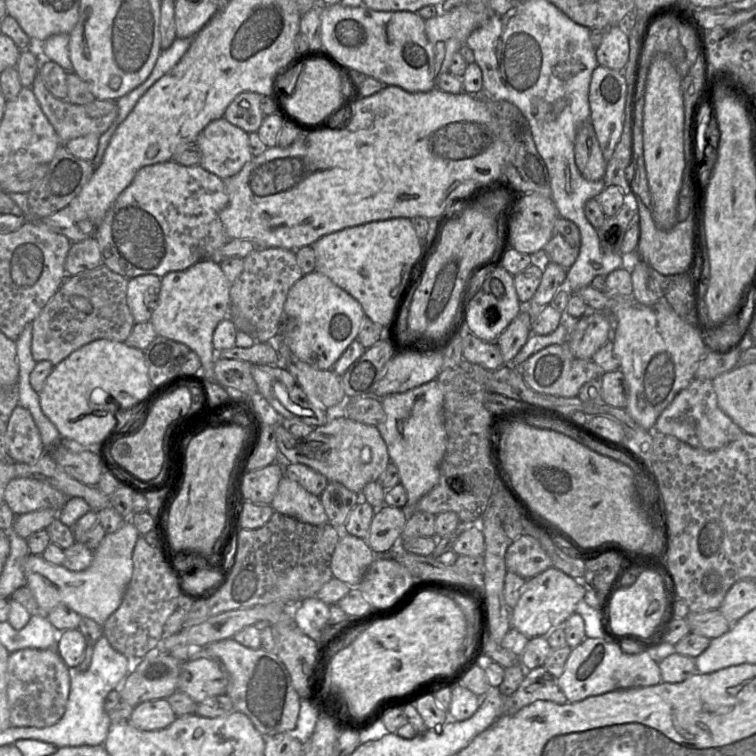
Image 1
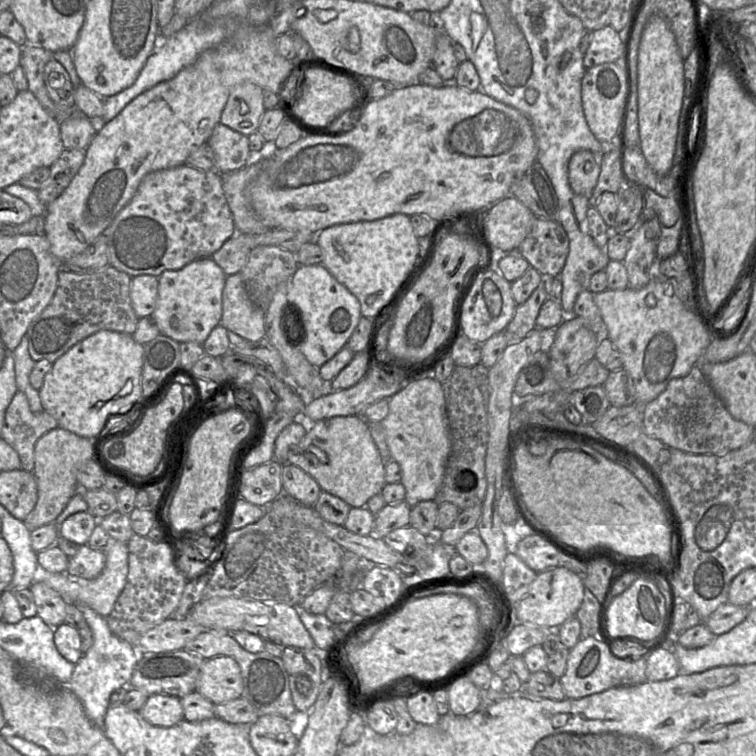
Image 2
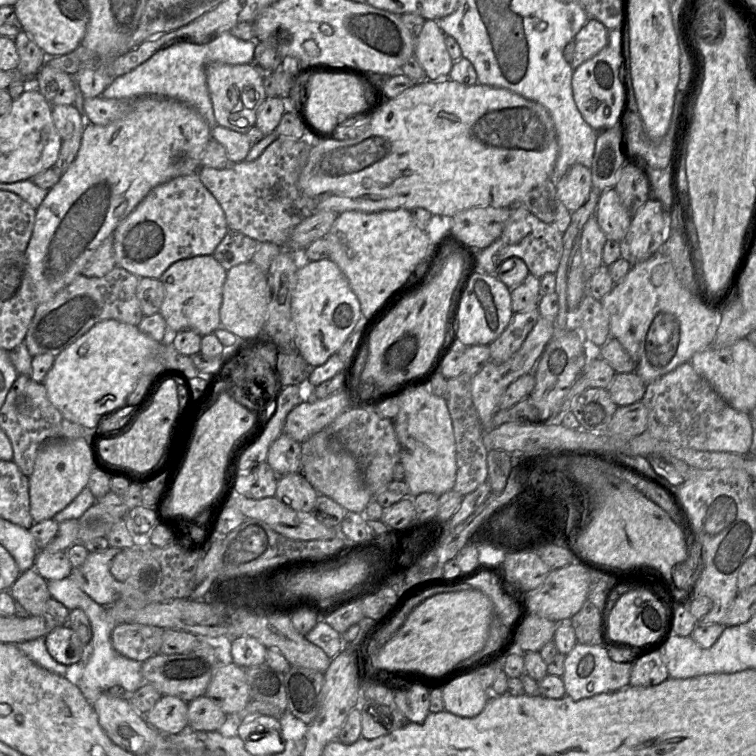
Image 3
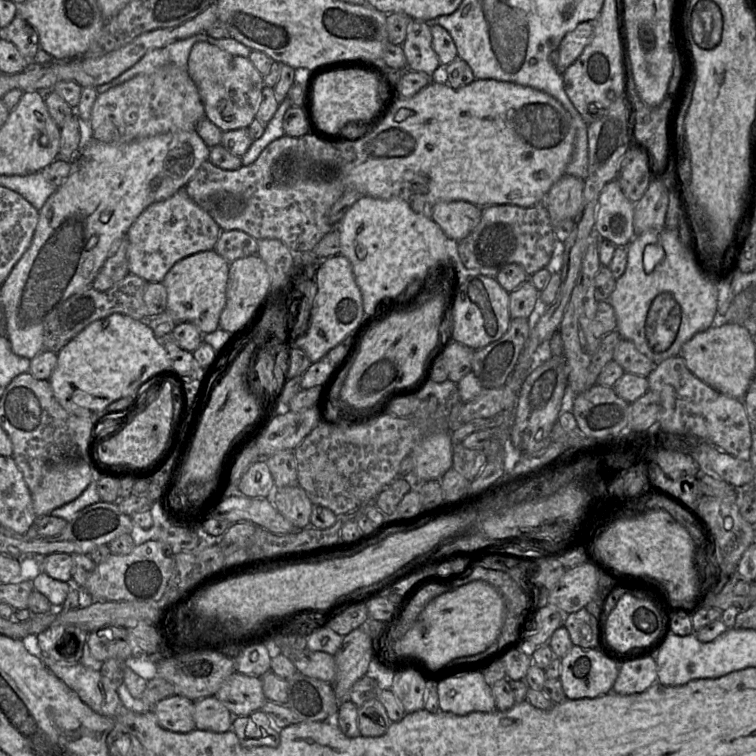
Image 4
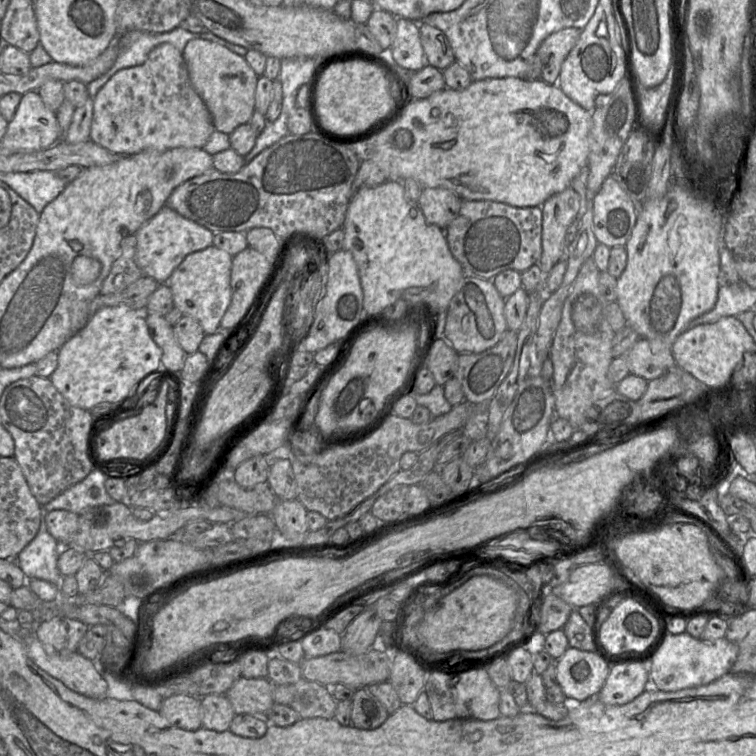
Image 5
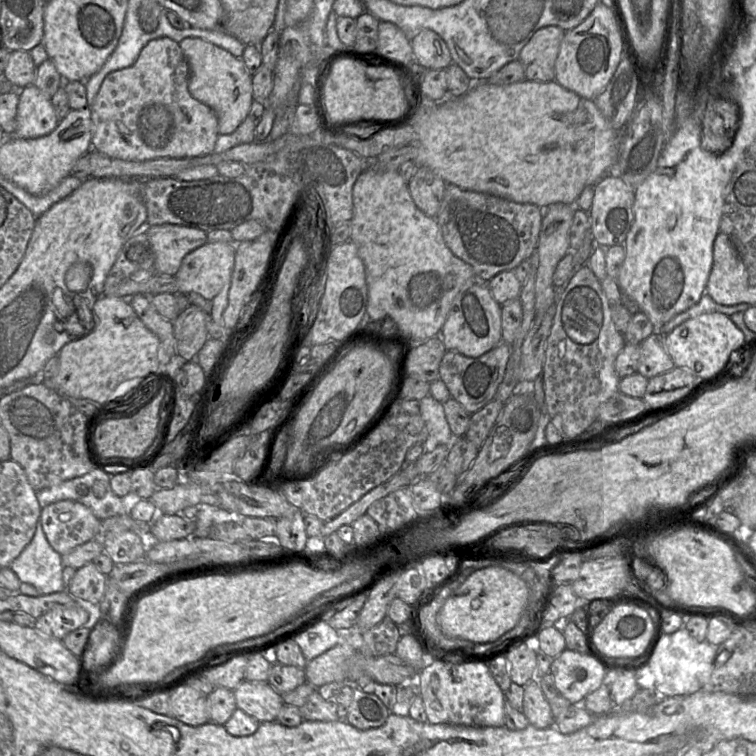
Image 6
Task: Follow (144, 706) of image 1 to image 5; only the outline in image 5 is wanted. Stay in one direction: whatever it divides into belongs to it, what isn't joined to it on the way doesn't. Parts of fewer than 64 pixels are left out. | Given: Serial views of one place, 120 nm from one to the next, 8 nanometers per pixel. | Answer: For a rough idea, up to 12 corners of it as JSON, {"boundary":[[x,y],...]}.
{"boundary":[[166,696],[159,712],[171,726],[202,727],[200,696]]}

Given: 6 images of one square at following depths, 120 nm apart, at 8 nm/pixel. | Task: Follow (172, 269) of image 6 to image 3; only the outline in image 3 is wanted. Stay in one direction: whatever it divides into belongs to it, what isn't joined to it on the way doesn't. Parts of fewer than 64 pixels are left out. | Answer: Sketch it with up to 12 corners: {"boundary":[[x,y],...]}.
{"boundary":[[198,172],[152,189],[113,232],[116,266],[160,279],[229,231]]}

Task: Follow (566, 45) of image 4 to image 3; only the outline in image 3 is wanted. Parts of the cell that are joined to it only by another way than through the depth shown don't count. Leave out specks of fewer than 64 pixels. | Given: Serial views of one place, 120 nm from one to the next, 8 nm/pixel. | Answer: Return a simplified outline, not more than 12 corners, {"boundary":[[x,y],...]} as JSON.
{"boundary":[[589,19],[574,37],[576,69],[609,43],[609,30]]}

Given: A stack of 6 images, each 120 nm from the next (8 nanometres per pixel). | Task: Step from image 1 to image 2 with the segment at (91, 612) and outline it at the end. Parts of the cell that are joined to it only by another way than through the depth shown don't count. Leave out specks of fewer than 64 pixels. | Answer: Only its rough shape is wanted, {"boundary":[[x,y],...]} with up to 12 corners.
{"boundary":[[111,540],[94,579],[40,572],[66,601],[108,617],[128,575],[128,547]]}

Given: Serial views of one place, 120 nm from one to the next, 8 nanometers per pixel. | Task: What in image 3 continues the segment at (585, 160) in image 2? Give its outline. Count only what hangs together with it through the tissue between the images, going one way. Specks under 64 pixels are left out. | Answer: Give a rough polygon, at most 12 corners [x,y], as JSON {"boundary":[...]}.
{"boundary":[[575,164],[556,182],[563,205],[575,212],[592,190],[591,169]]}

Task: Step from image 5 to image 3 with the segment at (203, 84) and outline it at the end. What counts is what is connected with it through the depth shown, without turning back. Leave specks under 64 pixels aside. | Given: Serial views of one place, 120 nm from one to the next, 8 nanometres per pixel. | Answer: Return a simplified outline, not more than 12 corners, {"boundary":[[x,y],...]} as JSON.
{"boundary":[[212,62],[217,125],[247,134],[267,96],[254,64]]}

